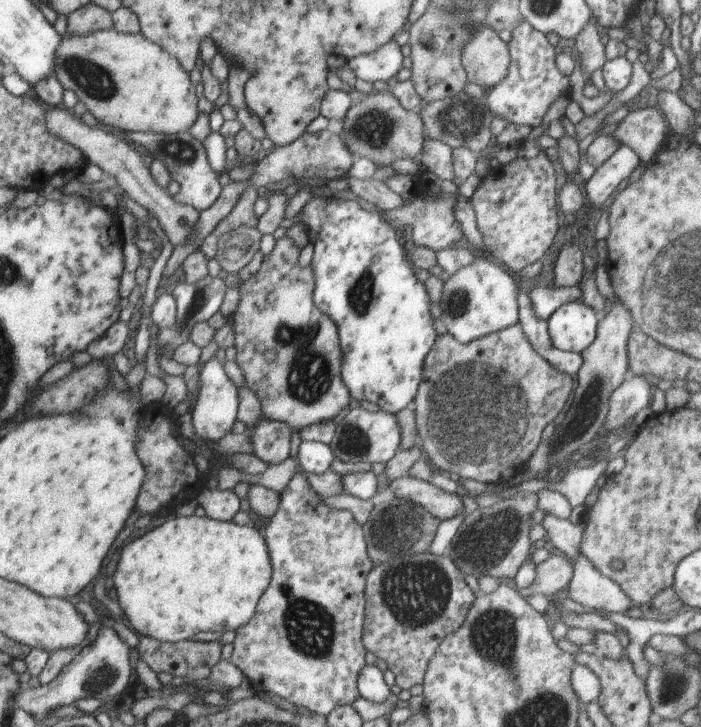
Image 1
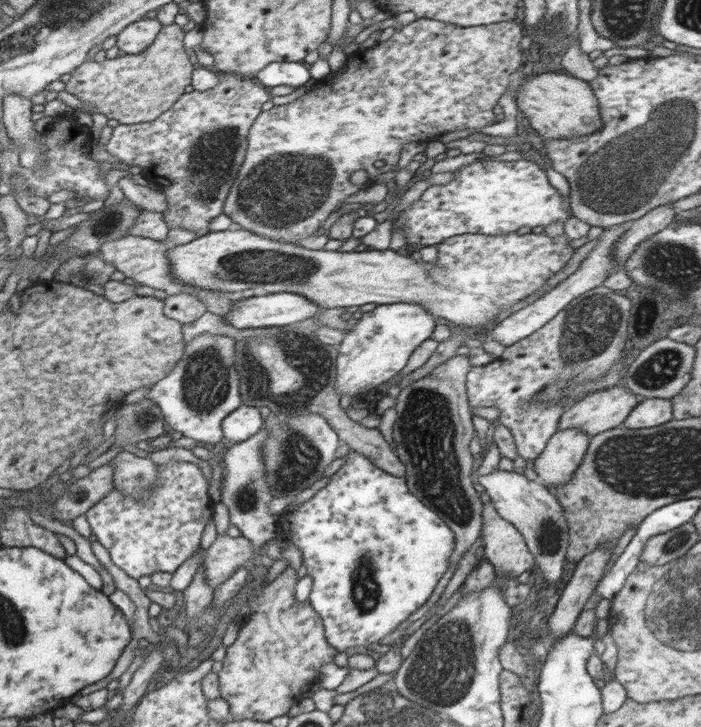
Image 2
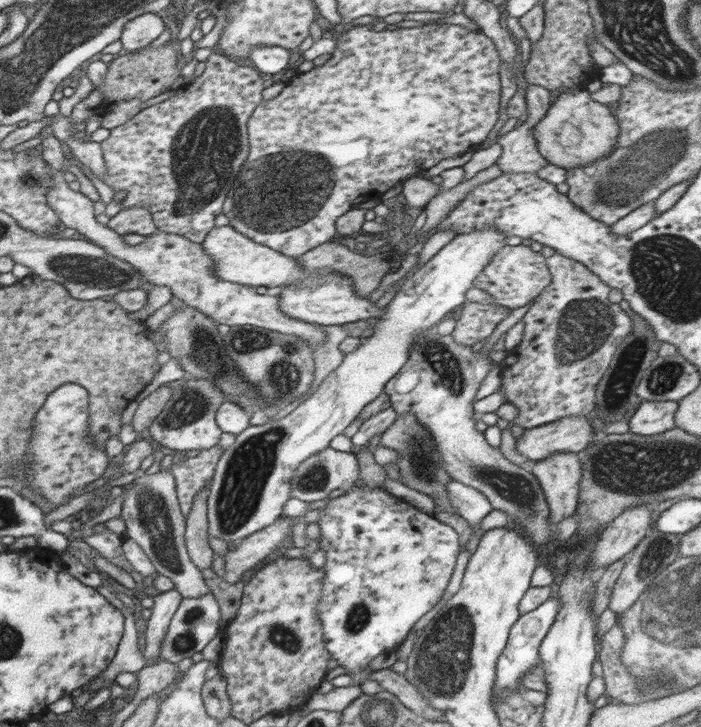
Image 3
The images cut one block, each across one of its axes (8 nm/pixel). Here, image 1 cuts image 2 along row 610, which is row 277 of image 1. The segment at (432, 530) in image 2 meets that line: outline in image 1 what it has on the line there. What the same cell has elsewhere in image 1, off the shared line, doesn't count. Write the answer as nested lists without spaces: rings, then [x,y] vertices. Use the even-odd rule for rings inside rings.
[[[316,196],[301,213],[301,222],[314,242],[311,262],[315,272],[313,301],[337,326],[342,348],[341,379],[352,398],[374,402],[395,415],[416,398],[423,380],[424,359],[437,337],[425,284],[414,276],[415,267],[404,252],[405,242],[396,240],[395,229],[380,218],[381,212],[362,206],[359,200]]]

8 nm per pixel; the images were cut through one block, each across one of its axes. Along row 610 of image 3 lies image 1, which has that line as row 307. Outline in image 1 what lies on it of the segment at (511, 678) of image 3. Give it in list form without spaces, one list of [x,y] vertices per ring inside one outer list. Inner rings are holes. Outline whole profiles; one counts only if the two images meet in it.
[[[536,286],[530,289],[528,296],[533,313],[544,321],[548,320],[559,306],[580,299],[581,290],[579,286],[554,288]]]

